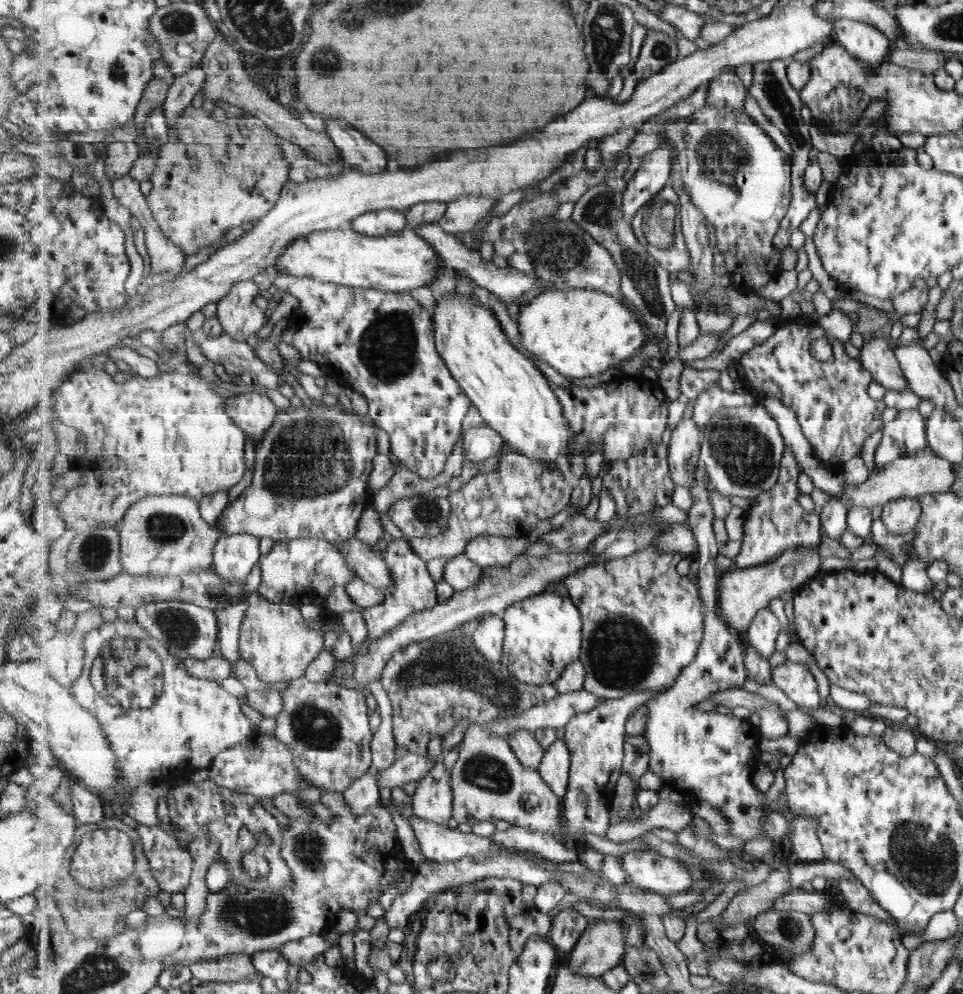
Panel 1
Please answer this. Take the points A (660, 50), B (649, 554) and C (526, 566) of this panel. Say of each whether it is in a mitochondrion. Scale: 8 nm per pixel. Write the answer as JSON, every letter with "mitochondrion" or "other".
{"A":"mitochondrion","B":"other","C":"mitochondrion"}

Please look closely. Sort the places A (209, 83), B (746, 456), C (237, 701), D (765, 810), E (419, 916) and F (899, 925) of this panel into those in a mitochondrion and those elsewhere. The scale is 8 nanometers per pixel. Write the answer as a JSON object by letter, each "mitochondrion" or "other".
{"A":"other","B":"mitochondrion","C":"other","D":"other","E":"other","F":"other"}

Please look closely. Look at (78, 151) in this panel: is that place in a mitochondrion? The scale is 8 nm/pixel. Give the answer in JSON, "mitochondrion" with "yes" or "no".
{"mitochondrion":"no"}

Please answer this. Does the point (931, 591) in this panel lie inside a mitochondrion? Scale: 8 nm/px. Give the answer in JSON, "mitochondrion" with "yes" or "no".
{"mitochondrion":"no"}

